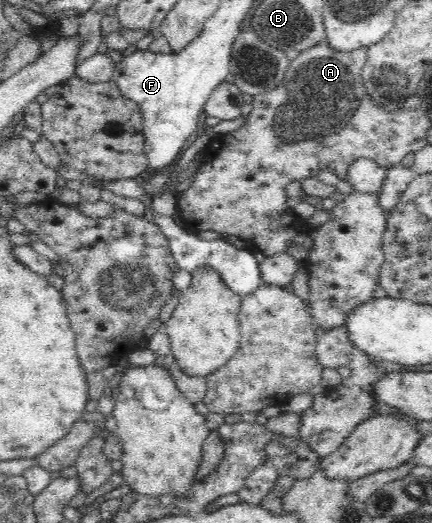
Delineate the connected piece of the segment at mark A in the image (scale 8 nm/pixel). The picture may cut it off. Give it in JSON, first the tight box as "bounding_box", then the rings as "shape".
{"bounding_box":[174,41,369,257],"shape":[[[323,41],[309,50],[300,51],[300,54],[290,62],[290,66],[288,66],[288,70],[284,74],[284,82],[282,84],[268,89],[266,92],[250,96],[253,108],[247,117],[245,126],[239,127],[234,133],[218,134],[206,143],[206,147],[201,152],[199,168],[193,174],[193,179],[189,186],[185,190],[177,191],[174,194],[177,204],[177,219],[184,226],[201,235],[209,231],[219,233],[220,235],[234,234],[234,236],[245,240],[249,244],[249,247],[253,247],[253,251],[261,251],[266,257],[274,256],[282,252],[286,253],[286,250],[294,244],[310,252],[314,250],[314,239],[312,239],[311,234],[314,227],[310,226],[306,219],[303,219],[292,211],[292,204],[290,204],[288,194],[286,193],[286,186],[292,180],[302,180],[317,176],[320,172],[319,160],[315,155],[318,151],[318,144],[320,144],[322,139],[342,130],[346,126],[346,123],[354,116],[356,110],[358,110],[360,94],[364,92],[362,89],[364,84],[362,72],[367,62],[368,50],[369,46],[362,46],[362,48],[354,50],[354,52],[339,52],[332,48],[332,46],[329,46],[327,41]]]}

